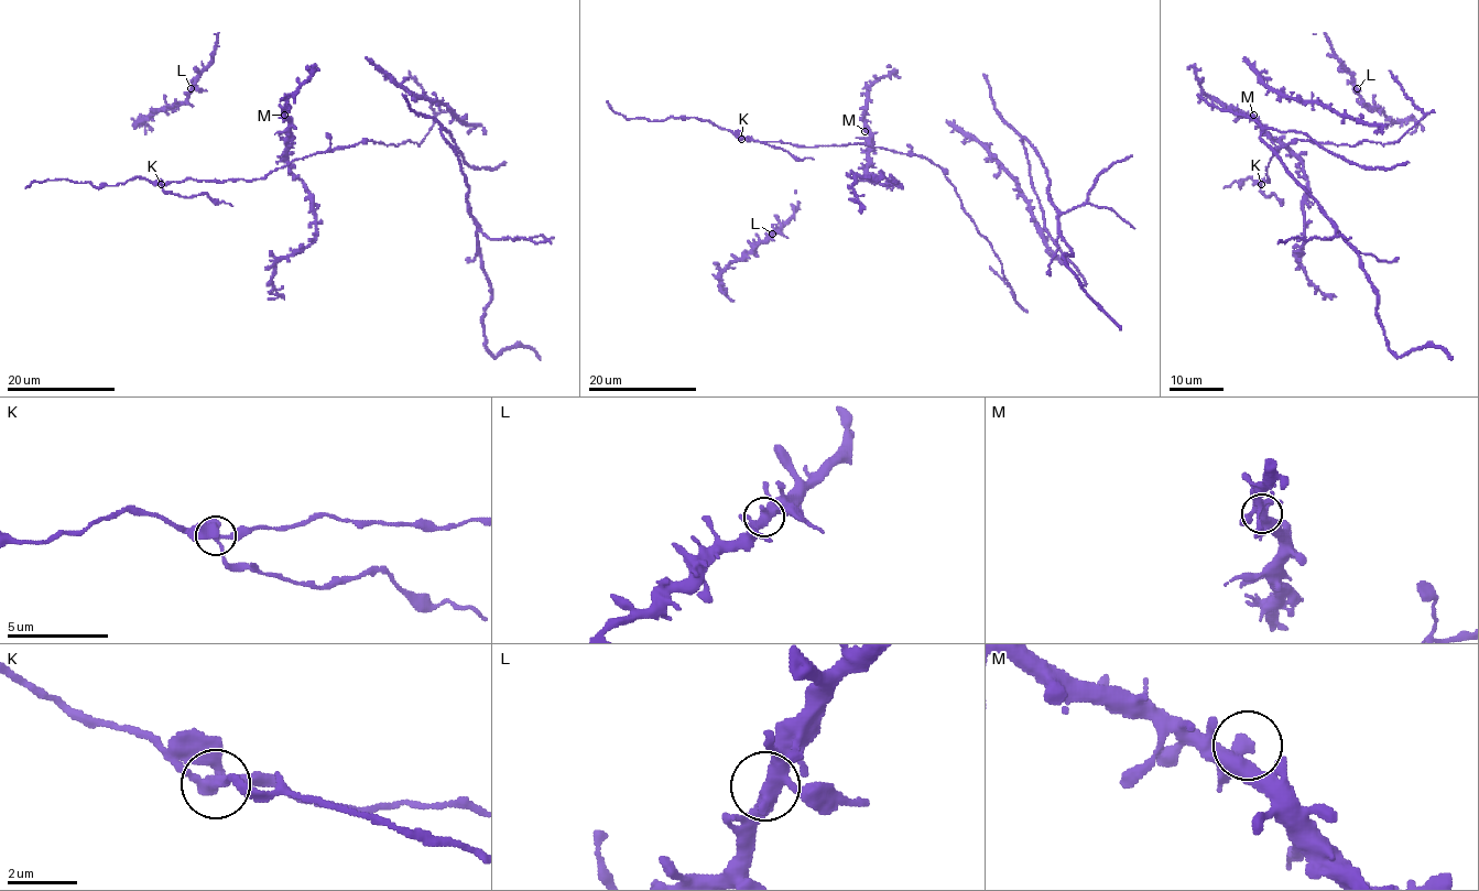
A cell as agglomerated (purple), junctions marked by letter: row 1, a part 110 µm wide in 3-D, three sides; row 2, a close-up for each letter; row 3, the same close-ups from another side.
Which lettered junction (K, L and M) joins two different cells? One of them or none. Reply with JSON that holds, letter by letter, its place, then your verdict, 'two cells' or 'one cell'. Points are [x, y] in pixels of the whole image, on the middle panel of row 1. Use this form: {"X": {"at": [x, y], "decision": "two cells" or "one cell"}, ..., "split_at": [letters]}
{"K": {"at": [741, 139], "decision": "two cells"}, "L": {"at": [772, 234], "decision": "one cell"}, "M": {"at": [865, 131], "decision": "one cell"}, "split_at": ["K"]}

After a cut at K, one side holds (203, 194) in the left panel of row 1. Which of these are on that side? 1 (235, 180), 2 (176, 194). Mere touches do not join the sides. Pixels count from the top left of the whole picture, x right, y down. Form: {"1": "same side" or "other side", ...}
{"1": "other side", "2": "same side"}

